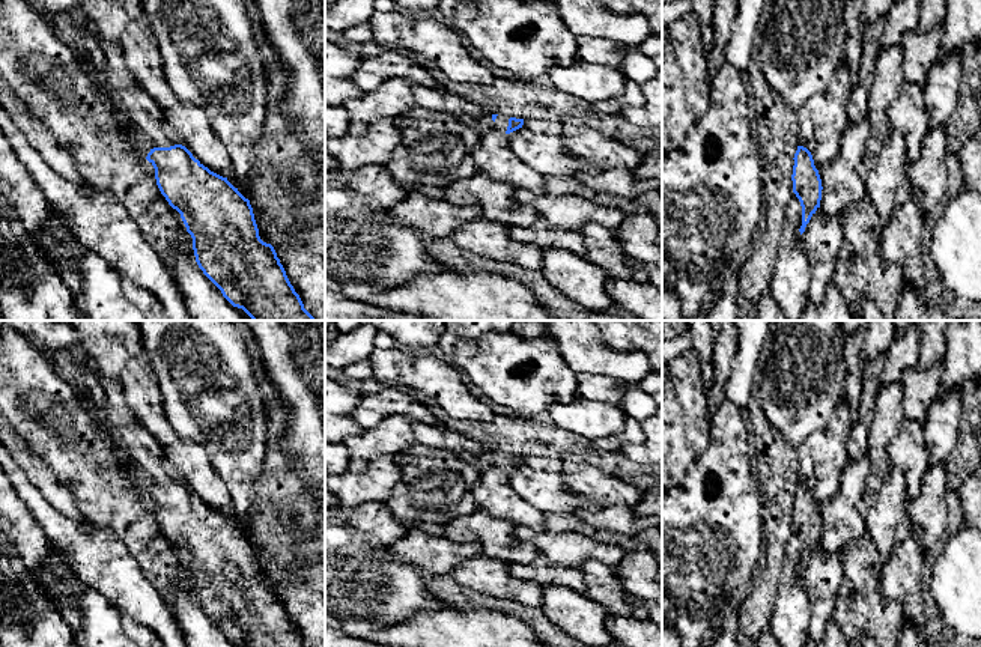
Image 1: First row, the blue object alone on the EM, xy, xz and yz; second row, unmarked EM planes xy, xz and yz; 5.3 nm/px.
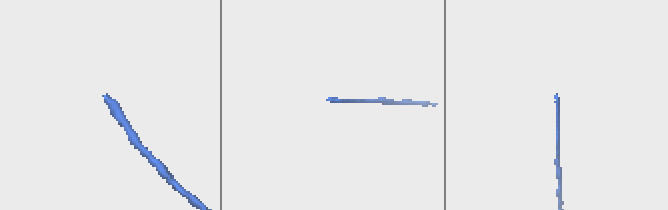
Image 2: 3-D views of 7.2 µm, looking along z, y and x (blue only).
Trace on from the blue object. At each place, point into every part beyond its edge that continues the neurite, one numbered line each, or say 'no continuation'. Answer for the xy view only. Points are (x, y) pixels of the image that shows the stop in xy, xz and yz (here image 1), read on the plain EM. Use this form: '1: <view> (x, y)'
1: xy (143, 459)

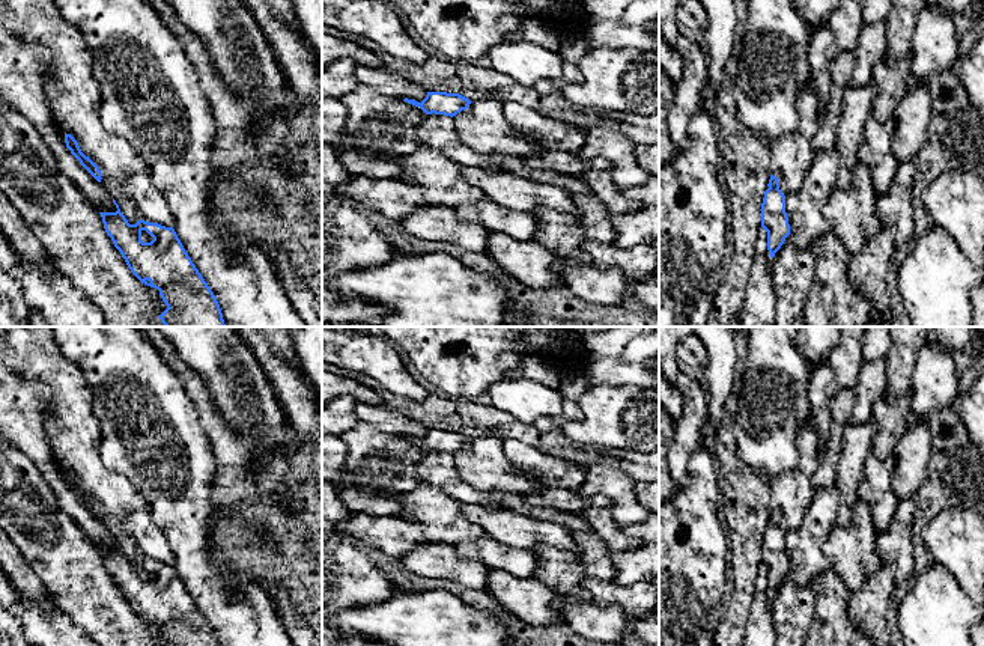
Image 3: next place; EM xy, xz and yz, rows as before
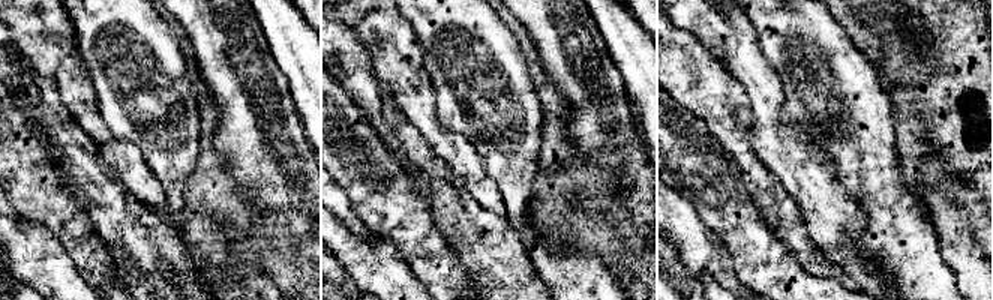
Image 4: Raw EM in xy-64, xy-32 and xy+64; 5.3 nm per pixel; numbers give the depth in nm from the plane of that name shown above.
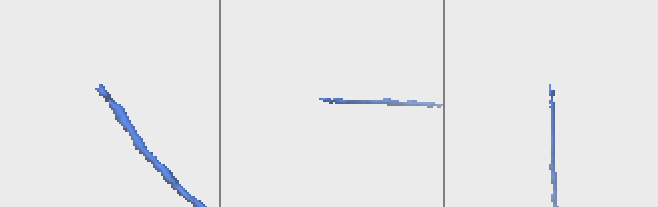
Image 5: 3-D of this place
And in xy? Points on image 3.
no continuation

